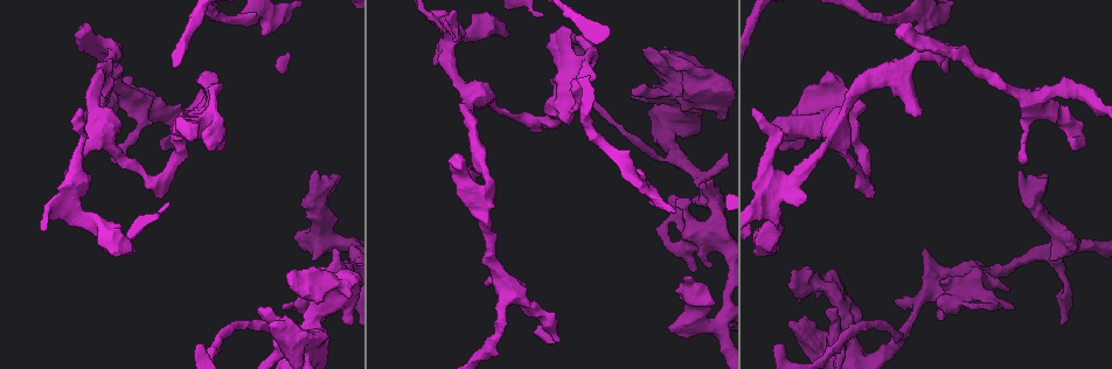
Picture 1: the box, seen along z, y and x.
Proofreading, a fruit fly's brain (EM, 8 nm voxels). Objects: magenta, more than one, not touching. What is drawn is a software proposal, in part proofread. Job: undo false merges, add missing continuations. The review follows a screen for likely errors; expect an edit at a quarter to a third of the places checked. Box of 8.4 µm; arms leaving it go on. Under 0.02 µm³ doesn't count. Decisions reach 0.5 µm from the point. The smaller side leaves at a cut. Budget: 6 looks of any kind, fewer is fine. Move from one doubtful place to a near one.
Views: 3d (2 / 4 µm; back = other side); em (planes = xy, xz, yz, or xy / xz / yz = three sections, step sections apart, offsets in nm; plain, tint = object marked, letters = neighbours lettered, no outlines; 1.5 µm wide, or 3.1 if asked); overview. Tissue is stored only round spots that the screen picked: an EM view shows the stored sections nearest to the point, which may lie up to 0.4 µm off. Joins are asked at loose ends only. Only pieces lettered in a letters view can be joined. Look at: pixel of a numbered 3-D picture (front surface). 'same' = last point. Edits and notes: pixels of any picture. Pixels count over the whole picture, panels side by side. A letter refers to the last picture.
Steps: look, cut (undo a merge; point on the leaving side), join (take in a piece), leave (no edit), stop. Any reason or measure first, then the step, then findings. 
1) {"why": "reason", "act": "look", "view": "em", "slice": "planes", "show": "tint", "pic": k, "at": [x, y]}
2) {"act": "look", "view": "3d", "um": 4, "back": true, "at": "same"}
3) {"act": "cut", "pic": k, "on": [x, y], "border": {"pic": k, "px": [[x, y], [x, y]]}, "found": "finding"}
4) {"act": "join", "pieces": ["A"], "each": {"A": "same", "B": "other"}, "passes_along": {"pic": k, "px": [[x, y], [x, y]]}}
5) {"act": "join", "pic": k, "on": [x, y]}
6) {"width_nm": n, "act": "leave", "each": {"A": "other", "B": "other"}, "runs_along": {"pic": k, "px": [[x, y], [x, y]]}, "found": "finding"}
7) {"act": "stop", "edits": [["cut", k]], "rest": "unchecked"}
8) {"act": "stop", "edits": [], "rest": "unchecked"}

{"why": "free end", "act": "look", "view": "em", "slice": "planes", "show": "letters", "pic": 1, "at": [794, 270]}

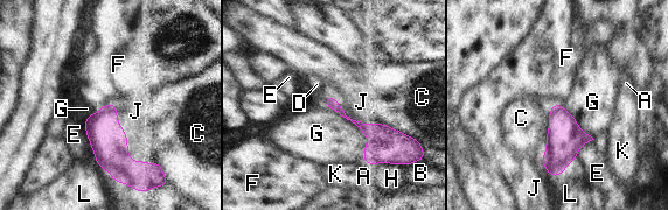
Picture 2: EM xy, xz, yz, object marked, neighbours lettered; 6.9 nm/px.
{"act": "leave", "each": {"A": "other", "B": "other", "C": "other", "D": "other", "E": "other", "F": "other", "G": "other", "H": "other", "J": "other", "K": "other", "L": "other"}, "runs_along": {"pic": 2, "px": [[328, 103], [353, 121], [394, 142]]}, "found": "none of them fits"}

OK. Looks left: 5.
{"why": "branch stops here", "act": "look", "view": "3d", "um": 2, "back": true, "pic": 1, "at": [693, 197]}

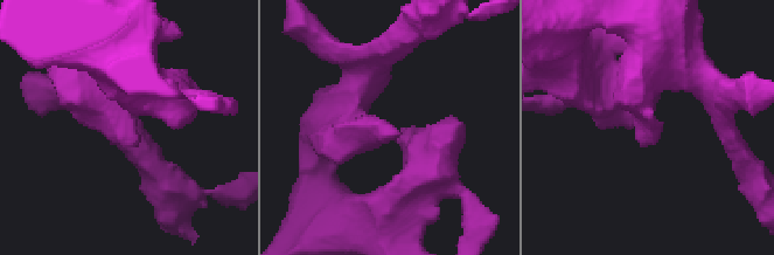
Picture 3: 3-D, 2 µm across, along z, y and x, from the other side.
{"why": "shape alone is not enough", "act": "look", "view": "em", "slice": "planes", "show": "letters", "pic": 3, "at": [648, 143]}

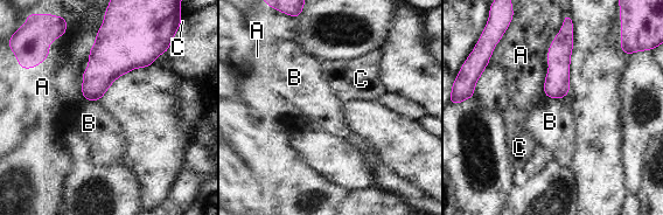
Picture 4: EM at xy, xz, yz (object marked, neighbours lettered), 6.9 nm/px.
{"width_nm": 180, "act": "leave", "each": {"A": "other", "B": "other", "C": "other"}, "border": {"pic": 4, "px": [[544, 94], [559, 99]]}, "found": "none of them fits"}

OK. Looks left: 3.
{"why": "an open end", "act": "look", "view": "3d", "um": 2, "pic": 1, "at": [562, 28]}

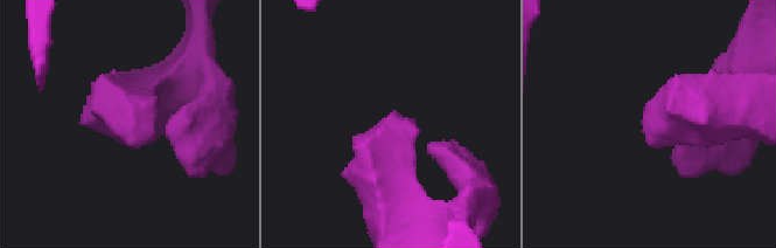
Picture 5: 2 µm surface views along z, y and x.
{"act": "look", "view": "em", "slice": "planes", "show": "letters", "pic": 5, "at": [653, 147]}

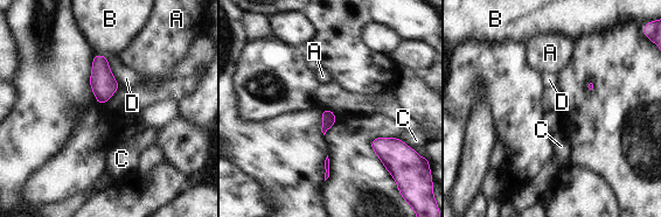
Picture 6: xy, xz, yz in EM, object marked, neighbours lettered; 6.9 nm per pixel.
{"act": "leave", "each": {"A": "other", "B": "other", "C": "other", "D": "other"}, "border": {"pic": 6, "px": [[106, 56], [112, 76], [120, 86]]}, "found": "no lettered piece goes on from it"}

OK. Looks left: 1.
{"act": "stop", "edits": [], "rest": "unchecked"}

